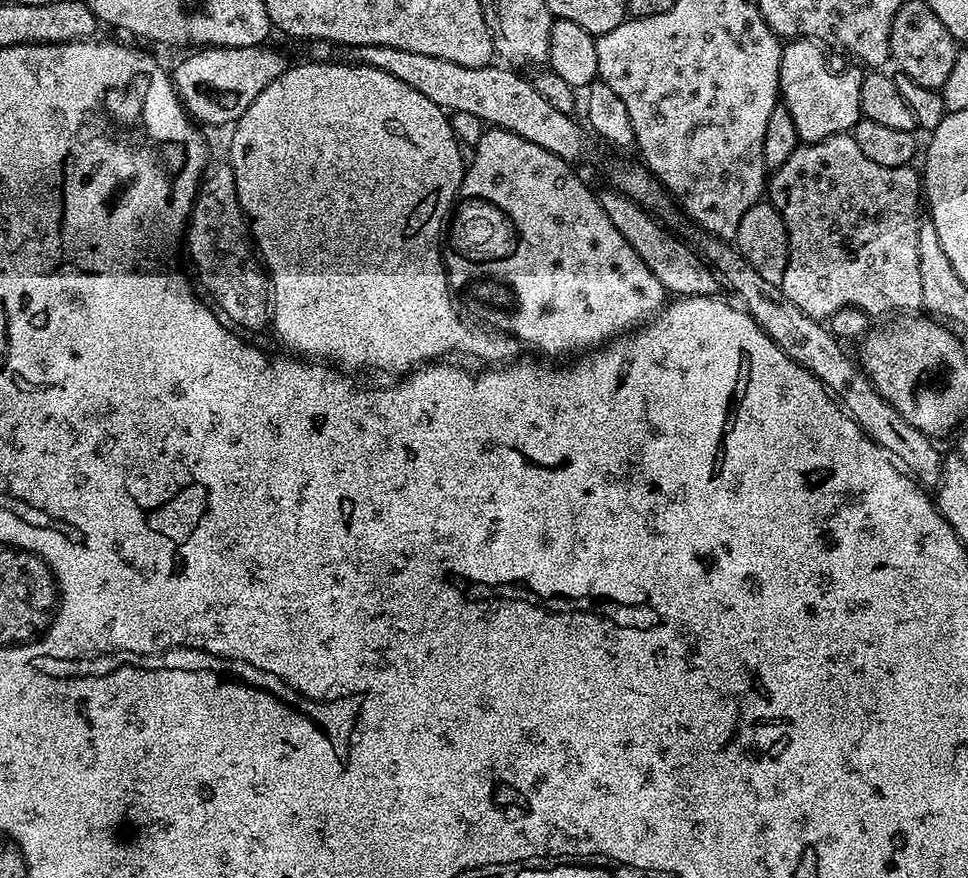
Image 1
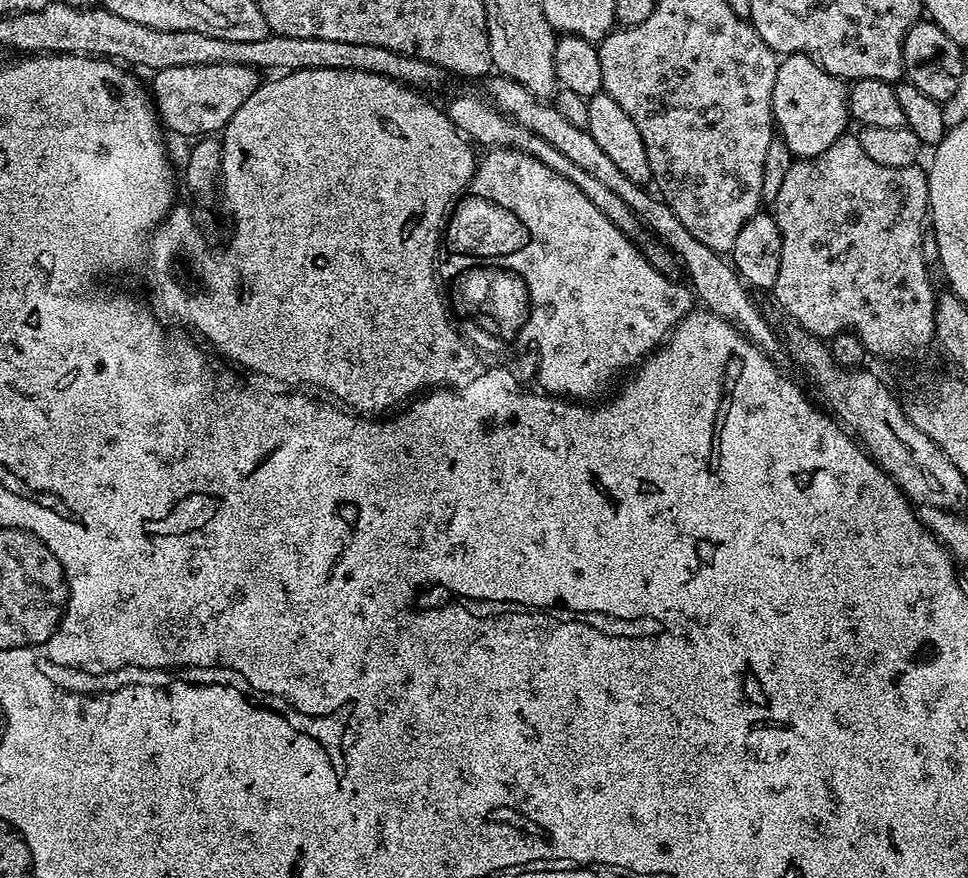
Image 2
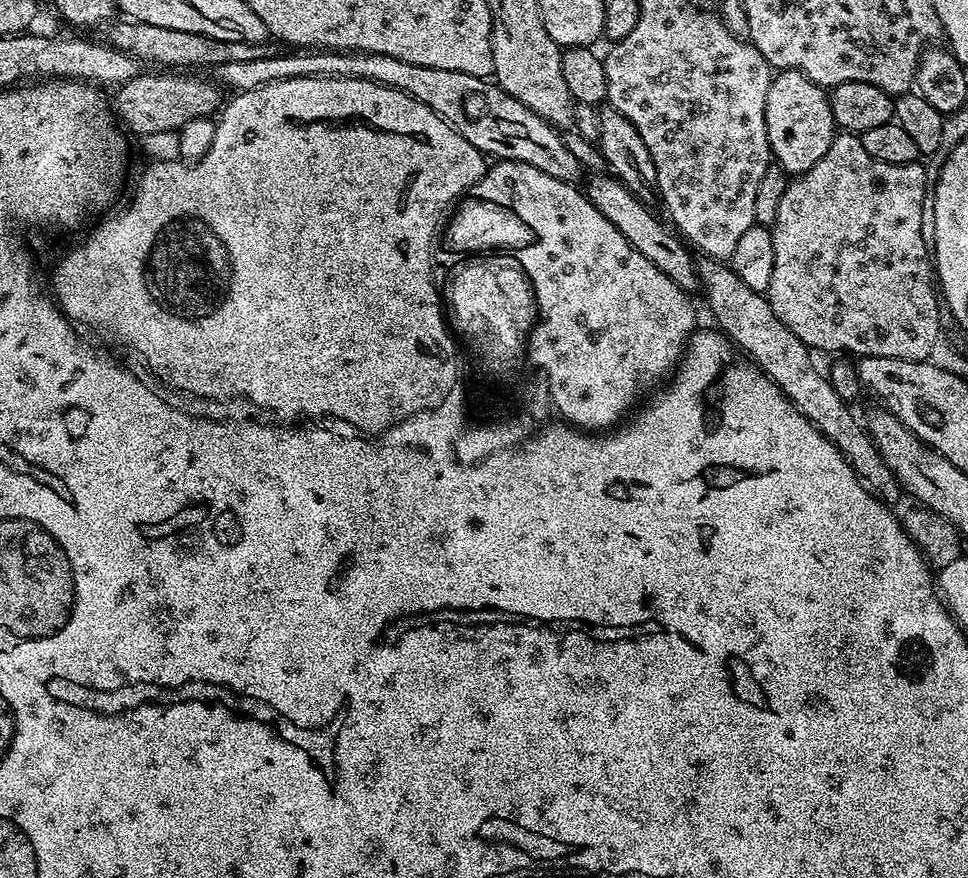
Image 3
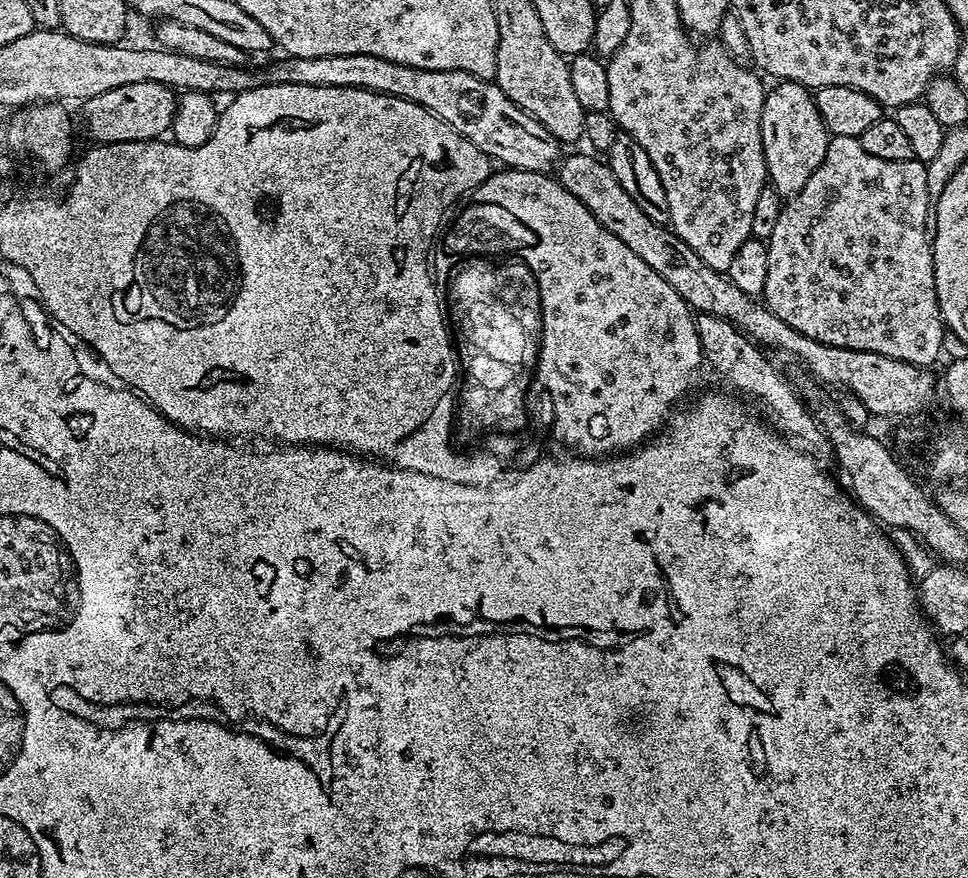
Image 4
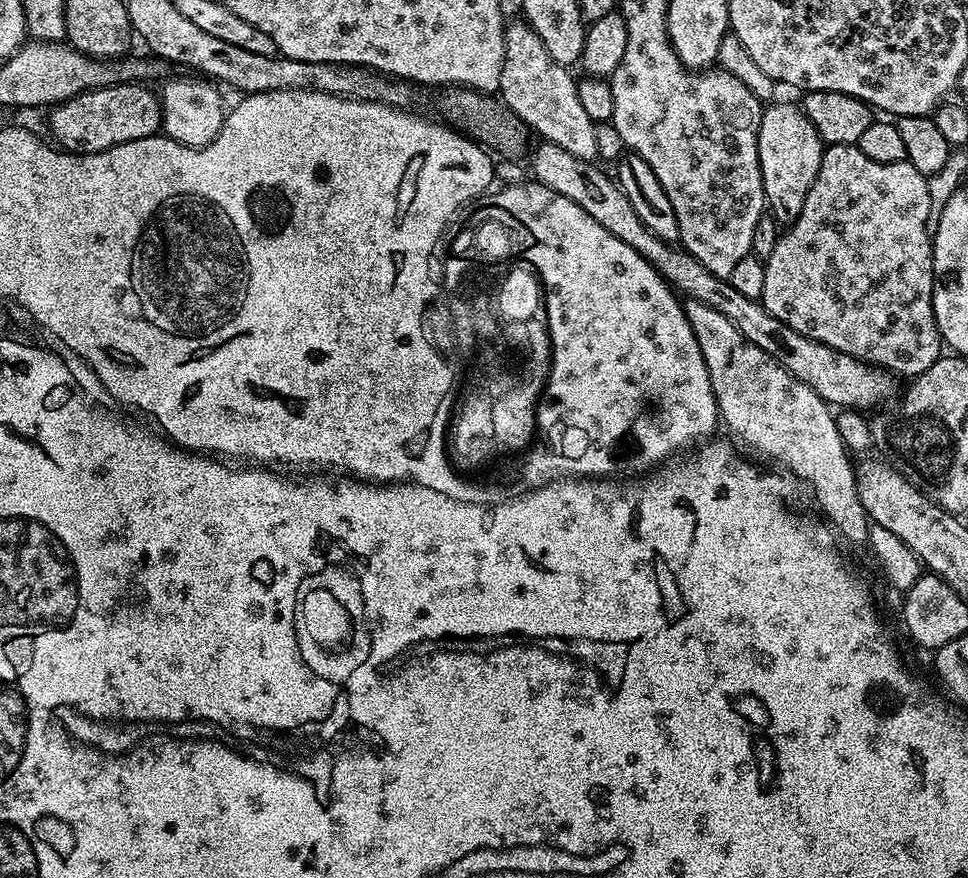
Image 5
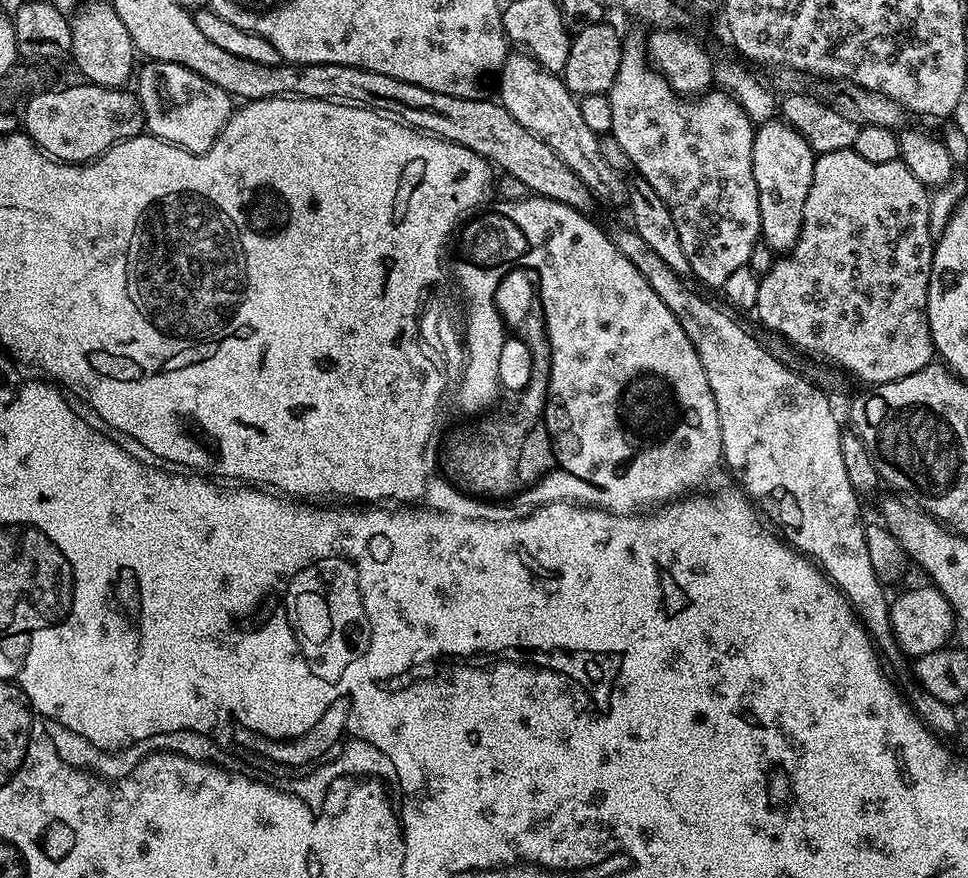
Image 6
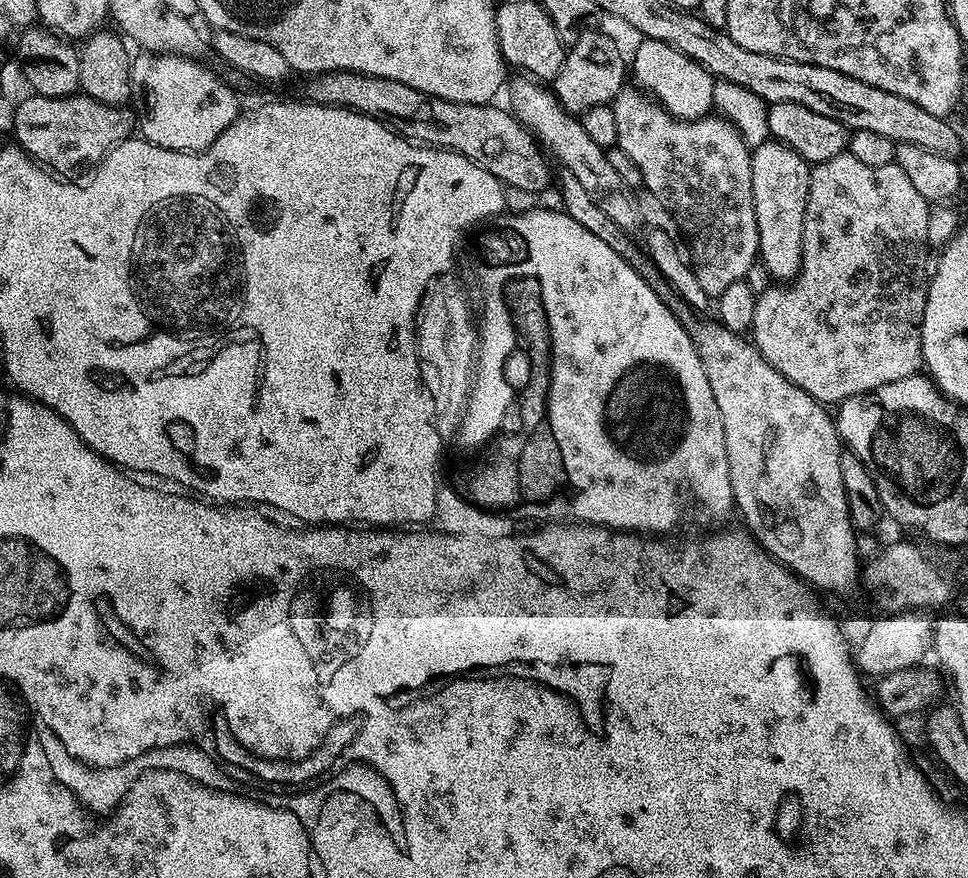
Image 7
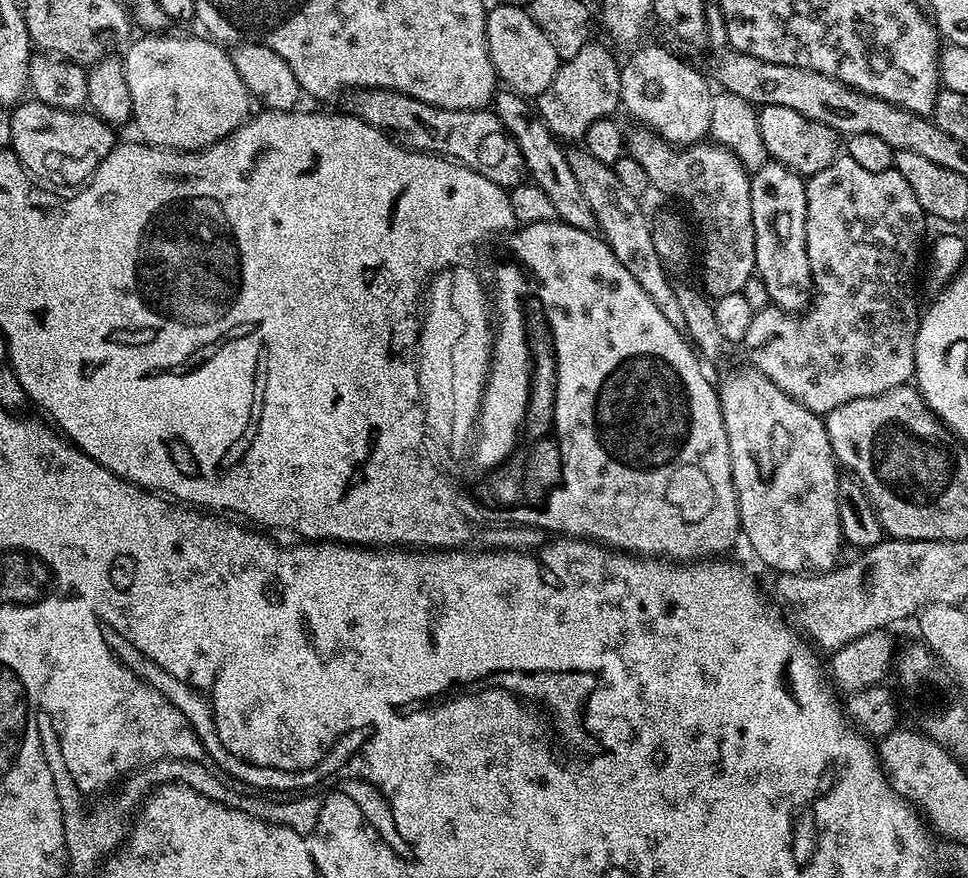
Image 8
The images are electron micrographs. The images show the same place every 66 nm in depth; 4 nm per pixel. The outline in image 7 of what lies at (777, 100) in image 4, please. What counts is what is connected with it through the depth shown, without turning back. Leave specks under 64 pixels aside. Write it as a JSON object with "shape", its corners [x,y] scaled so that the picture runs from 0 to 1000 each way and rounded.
{"shape":[[[796,157],[790,164],[784,164],[776,170],[776,175],[779,248],[783,248],[783,276],[785,277],[783,296],[790,301],[799,320],[817,321],[821,319],[829,303],[829,262],[835,229],[835,213],[839,202],[837,188],[819,169]]]}

